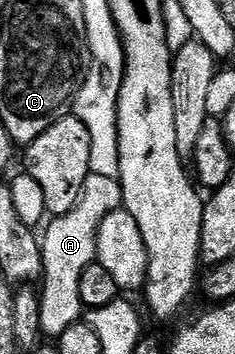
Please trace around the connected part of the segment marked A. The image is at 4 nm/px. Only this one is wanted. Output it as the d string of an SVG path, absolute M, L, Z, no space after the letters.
M89 174L86 184L80 193L76 207L70 212L53 217L47 223L48 231L42 234L42 249L44 252L44 272L42 275L42 297L40 311L42 312L42 331L45 335L58 336L70 328L70 324L81 321L82 307L78 280L82 280L82 272L91 262L96 261L96 241L98 228L102 220L110 212L121 209L124 205L122 188L119 181L108 176Z

